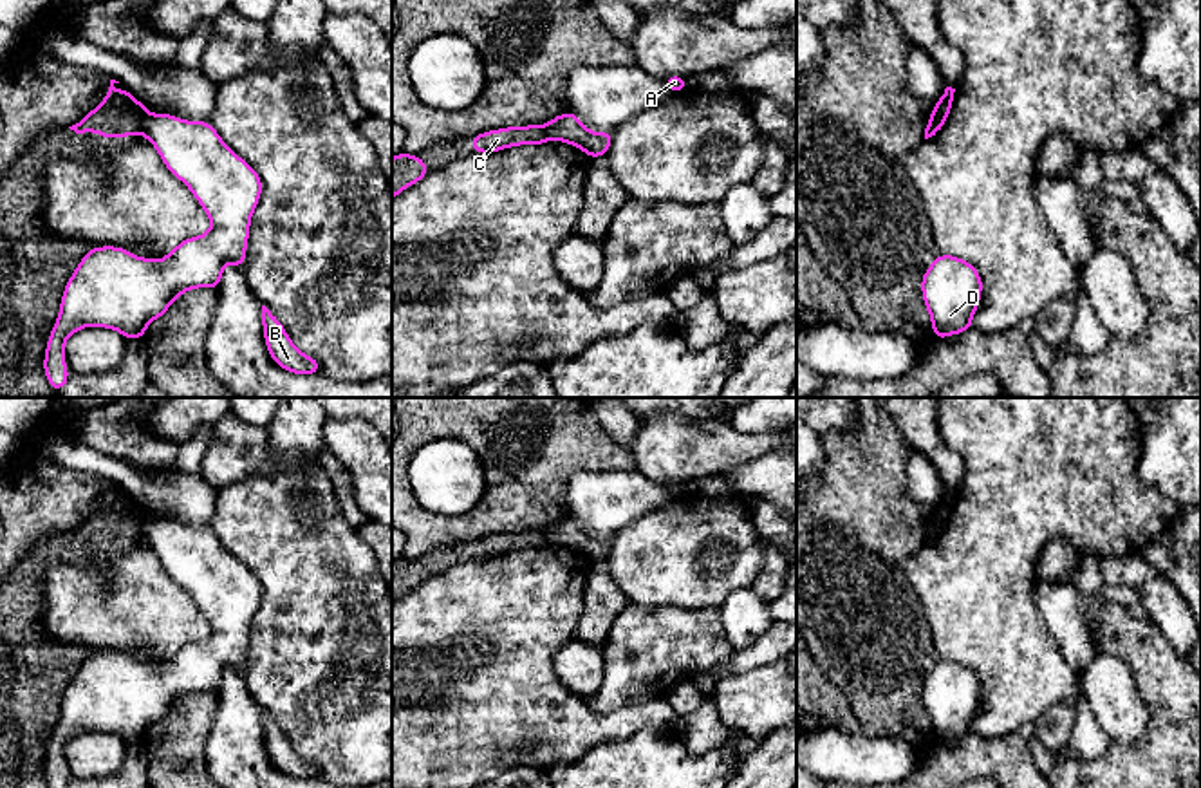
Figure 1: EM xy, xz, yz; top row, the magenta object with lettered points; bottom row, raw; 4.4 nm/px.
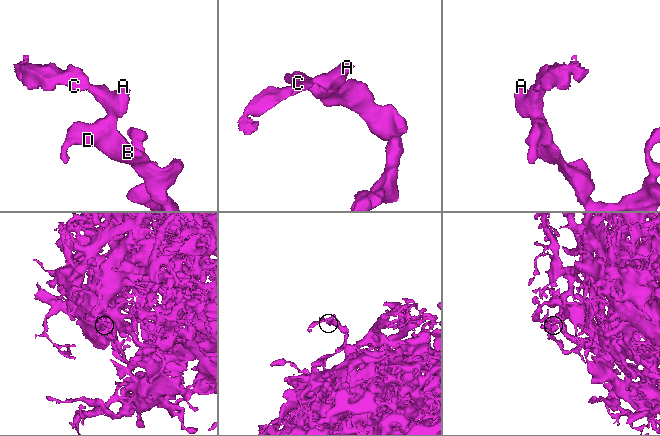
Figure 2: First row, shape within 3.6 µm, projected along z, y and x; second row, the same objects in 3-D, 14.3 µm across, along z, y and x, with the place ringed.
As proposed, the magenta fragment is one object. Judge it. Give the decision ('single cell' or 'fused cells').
fused cells

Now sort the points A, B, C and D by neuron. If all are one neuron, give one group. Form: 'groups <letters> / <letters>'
groups A B D / C

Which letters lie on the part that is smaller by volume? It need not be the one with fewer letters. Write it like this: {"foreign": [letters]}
{"foreign": ["C"]}

